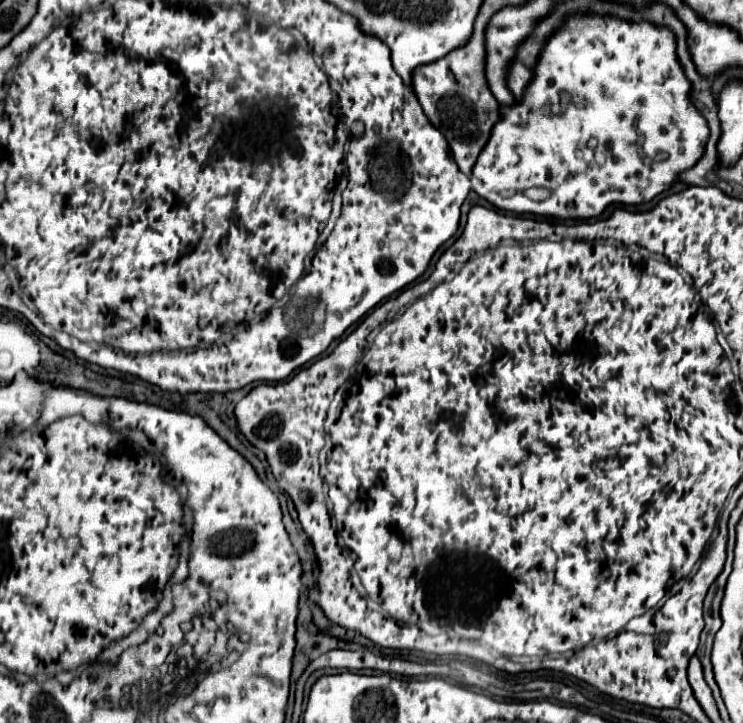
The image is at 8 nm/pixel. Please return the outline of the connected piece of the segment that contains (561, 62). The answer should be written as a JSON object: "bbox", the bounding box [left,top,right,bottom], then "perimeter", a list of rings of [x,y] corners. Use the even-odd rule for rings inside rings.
{"bbox":[471,15,707,219],"perimeter":[[[587,15],[587,17],[571,17],[567,25],[555,33],[555,37],[549,39],[539,57],[539,63],[535,67],[535,79],[527,89],[527,99],[519,115],[509,115],[509,107],[503,107],[503,121],[495,125],[491,133],[491,141],[487,143],[487,149],[479,155],[479,161],[475,163],[475,169],[471,173],[471,187],[473,191],[491,201],[495,207],[511,211],[511,213],[533,213],[533,215],[543,215],[543,217],[557,217],[557,219],[593,219],[603,213],[613,203],[623,203],[623,206],[647,203],[661,191],[669,189],[671,183],[677,181],[677,173],[683,169],[689,169],[701,155],[703,155],[703,145],[707,143],[707,121],[703,115],[693,107],[689,101],[689,91],[691,83],[687,81],[677,55],[675,55],[675,35],[667,27],[653,27],[651,23],[627,23],[617,17],[597,17],[597,15]],[[531,187],[543,187],[551,195],[543,201],[533,201],[525,195],[527,189]]]}

